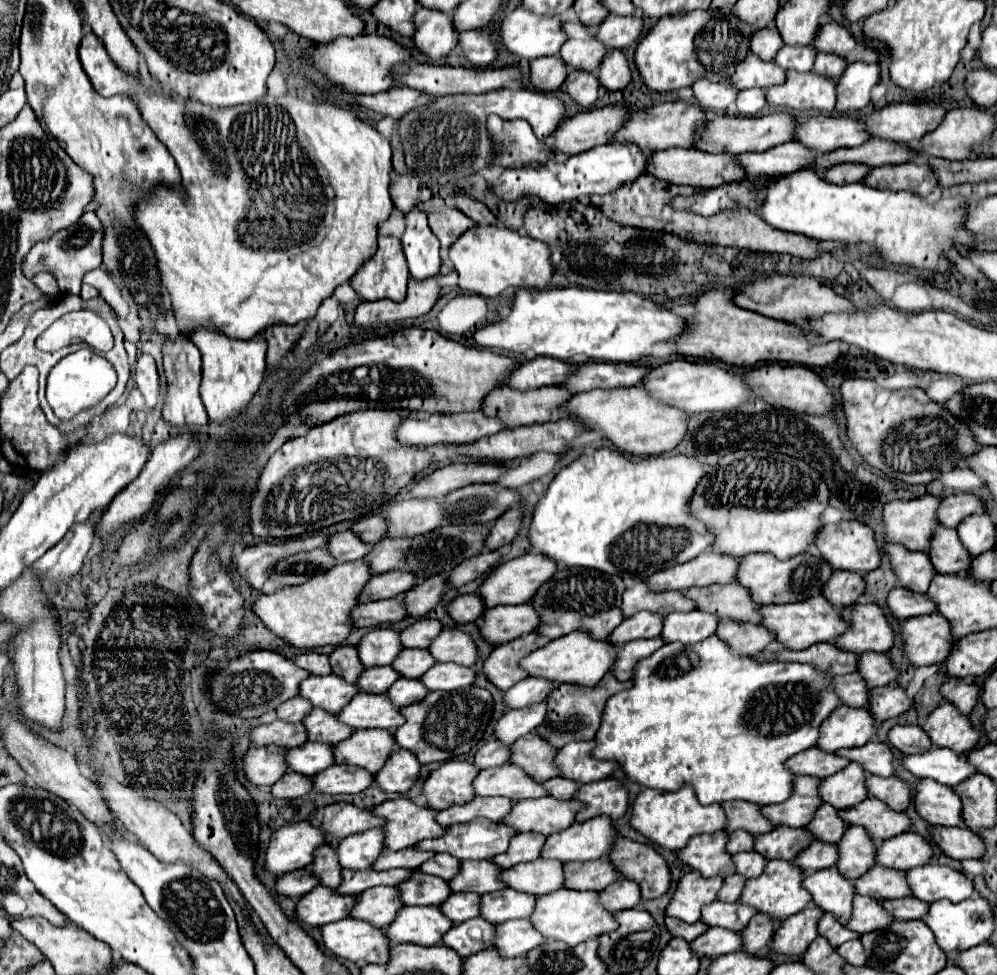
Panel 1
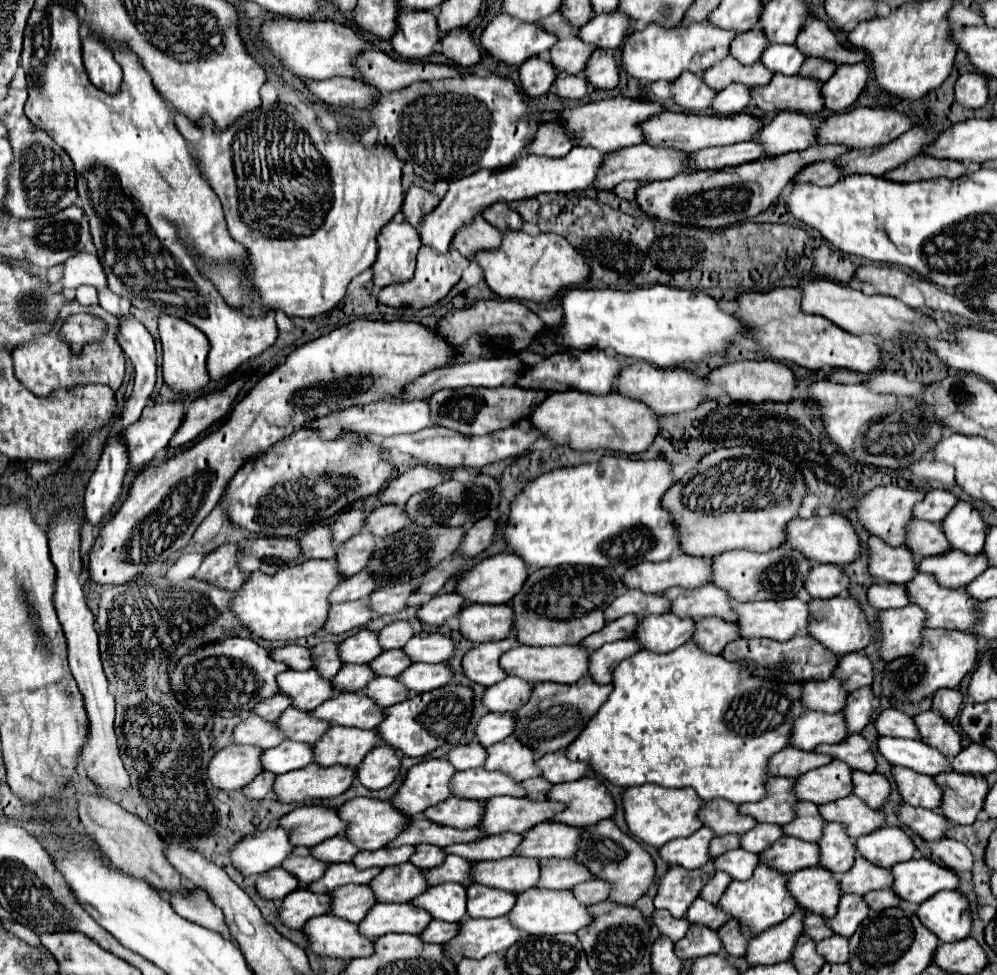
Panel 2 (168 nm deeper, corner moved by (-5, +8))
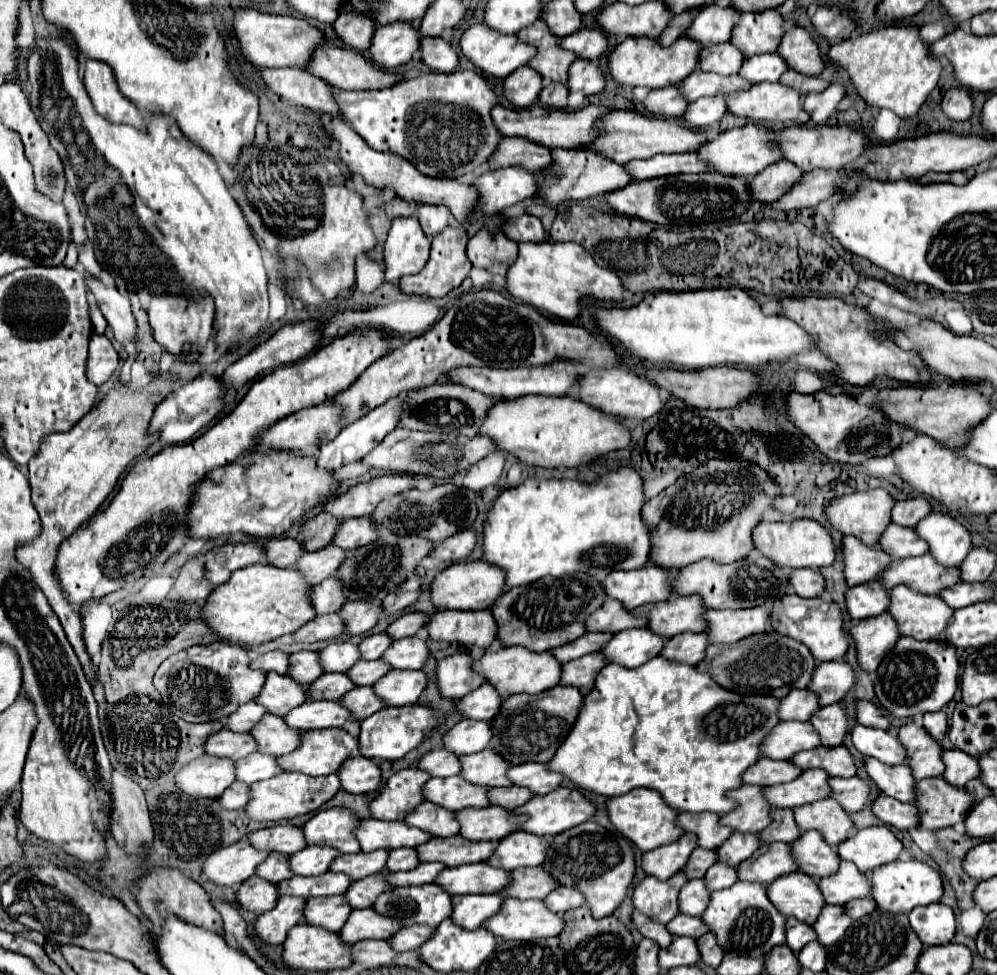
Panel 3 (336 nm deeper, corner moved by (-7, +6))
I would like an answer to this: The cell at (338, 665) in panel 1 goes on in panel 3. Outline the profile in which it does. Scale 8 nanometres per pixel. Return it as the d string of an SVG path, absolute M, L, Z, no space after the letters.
M297 652L289 656L287 676L299 684L309 684L323 674L321 666L317 666L317 652Z

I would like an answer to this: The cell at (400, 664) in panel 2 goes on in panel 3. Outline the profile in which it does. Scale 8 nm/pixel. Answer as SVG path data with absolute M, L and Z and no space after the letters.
M361 660L361 662L353 664L345 674L349 676L349 680L355 686L373 686L373 682L377 682L389 670L391 670L391 666L385 666L385 662L379 662L379 660L365 662L365 660Z

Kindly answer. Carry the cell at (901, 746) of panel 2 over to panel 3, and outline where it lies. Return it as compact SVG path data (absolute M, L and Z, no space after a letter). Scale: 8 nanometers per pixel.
M855 724L849 730L849 734L851 734L851 740L853 740L853 746L861 754L877 758L885 764L903 764L905 762L905 748L887 730L867 728L867 726Z

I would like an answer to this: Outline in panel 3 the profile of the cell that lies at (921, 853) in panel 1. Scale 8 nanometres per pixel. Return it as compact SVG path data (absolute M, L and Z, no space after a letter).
M885 826L861 828L837 846L839 858L853 862L861 872L897 860L901 850L903 844Z

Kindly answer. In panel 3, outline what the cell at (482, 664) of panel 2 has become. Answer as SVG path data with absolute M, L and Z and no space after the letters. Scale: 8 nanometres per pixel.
M453 654L445 656L437 662L437 690L443 698L457 700L477 686L485 684L481 676L471 668L473 656L469 654Z

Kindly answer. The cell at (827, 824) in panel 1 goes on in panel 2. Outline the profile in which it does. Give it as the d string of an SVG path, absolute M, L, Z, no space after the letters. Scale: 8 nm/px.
M799 802L797 816L791 824L785 824L783 830L787 836L795 836L807 842L817 842L823 836L825 820L819 812L819 806L813 802Z

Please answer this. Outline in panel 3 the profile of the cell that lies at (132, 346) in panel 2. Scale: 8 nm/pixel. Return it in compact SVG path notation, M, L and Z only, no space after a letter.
M85 274L87 280L87 288L89 292L95 296L95 302L101 310L101 314L105 316L107 324L111 326L115 340L123 346L133 344L135 342L135 318L131 314L131 306L129 306L129 298L123 296L115 286L107 286L103 284L103 280Z

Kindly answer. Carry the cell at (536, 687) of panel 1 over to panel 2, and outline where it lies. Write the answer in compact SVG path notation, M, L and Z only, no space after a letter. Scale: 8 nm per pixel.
M507 676L505 680L489 686L483 696L483 704L489 708L489 712L515 712L527 700L531 698L533 684L519 678L519 676Z

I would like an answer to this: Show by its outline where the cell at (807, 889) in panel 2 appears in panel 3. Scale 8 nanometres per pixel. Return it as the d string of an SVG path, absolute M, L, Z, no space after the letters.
M791 872L767 886L767 896L783 916L813 924L825 906L817 882L801 872Z

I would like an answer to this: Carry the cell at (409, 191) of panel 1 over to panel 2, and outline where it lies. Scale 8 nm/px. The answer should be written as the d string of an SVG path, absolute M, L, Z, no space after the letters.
M411 186L409 192L405 194L403 214L409 220L409 224L415 226L415 224L419 224L419 216L423 216L423 212L427 212L427 208L435 208L435 204L439 204L439 198L435 194L427 192L425 188Z

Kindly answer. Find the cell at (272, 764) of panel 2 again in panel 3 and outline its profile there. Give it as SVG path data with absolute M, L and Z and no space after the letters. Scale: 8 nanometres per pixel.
M253 752L247 758L241 758L235 762L235 780L245 784L267 780L281 772L283 770L277 770L277 758L273 758L271 754Z

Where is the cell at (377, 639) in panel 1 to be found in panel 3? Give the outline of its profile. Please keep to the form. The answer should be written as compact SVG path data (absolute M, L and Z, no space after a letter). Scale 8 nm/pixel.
M337 640L319 650L319 664L323 672L345 672L349 666L359 662L357 644L349 640Z

